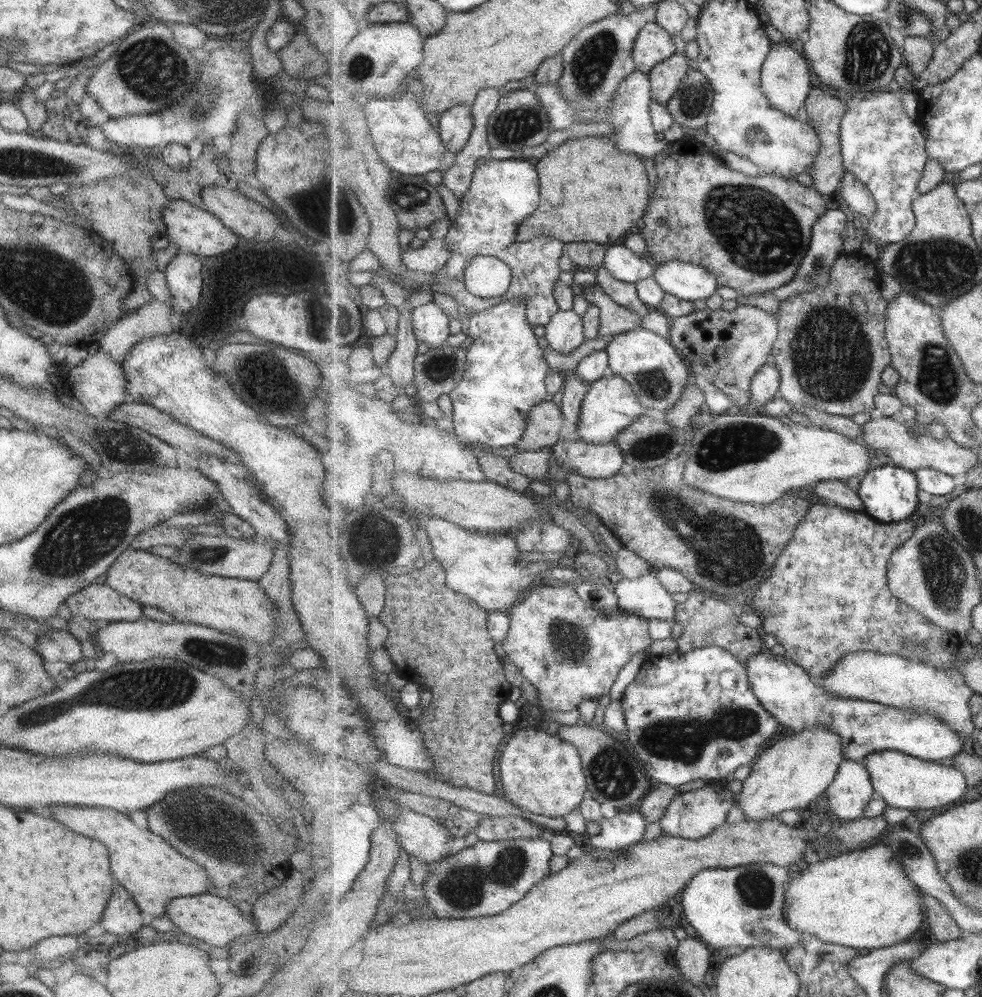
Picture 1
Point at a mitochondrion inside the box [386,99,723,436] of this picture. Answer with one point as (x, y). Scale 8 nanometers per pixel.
(515, 126)

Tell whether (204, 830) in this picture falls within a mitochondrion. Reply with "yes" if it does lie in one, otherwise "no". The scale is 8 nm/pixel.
yes

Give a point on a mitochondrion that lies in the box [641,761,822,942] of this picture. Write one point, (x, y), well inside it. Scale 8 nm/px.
(755, 887)

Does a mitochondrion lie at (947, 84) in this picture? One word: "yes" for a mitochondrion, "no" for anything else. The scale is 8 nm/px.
no

